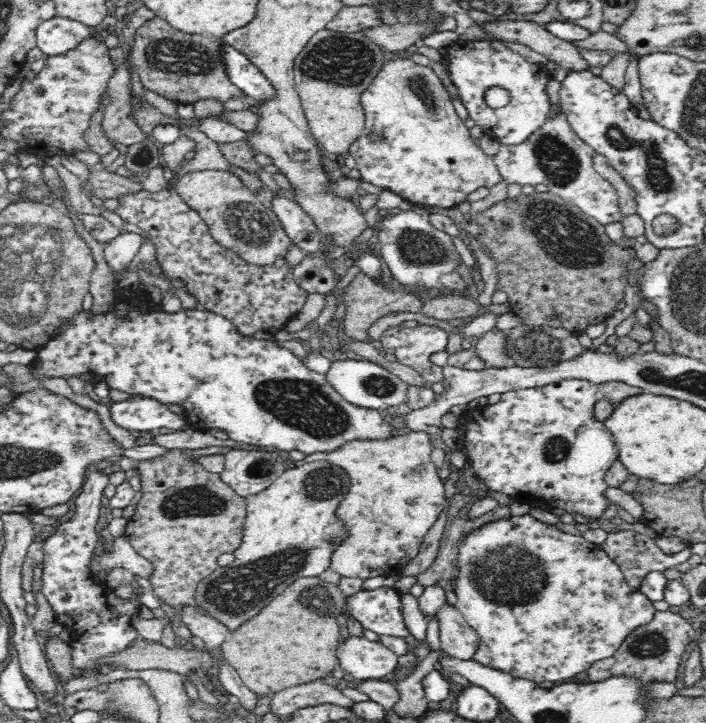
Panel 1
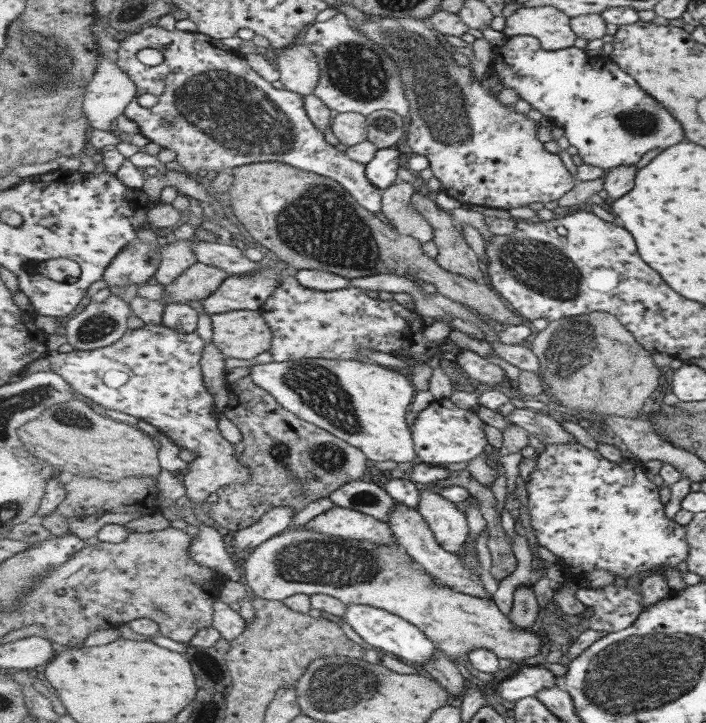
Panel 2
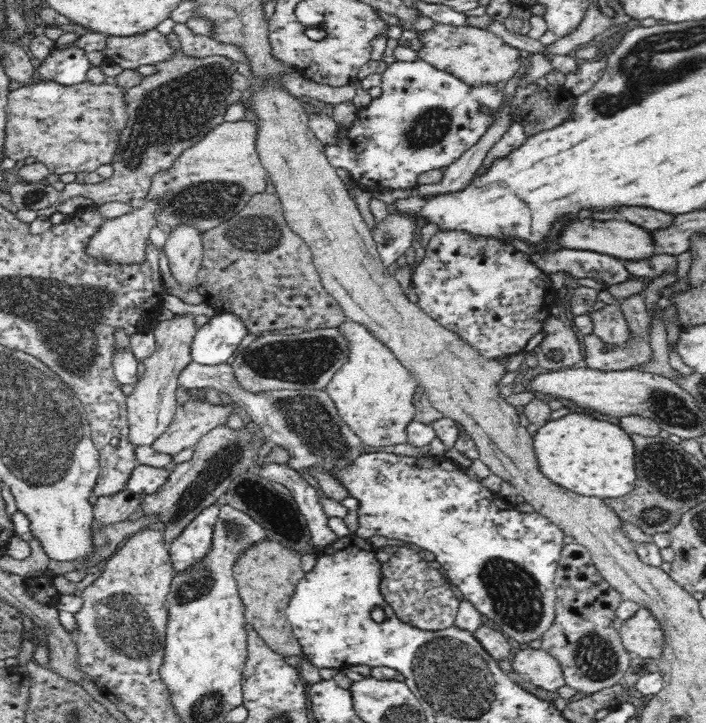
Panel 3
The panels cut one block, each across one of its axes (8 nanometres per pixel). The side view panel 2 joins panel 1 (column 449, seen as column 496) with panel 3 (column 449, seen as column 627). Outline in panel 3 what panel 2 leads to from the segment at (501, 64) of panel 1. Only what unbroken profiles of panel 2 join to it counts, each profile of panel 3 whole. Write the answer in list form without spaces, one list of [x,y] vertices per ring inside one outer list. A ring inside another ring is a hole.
[[[417,58],[415,61],[394,61],[387,65],[387,69],[381,74],[381,95],[371,100],[366,107],[358,108],[358,118],[349,129],[338,128],[337,143],[335,147],[328,145],[325,147],[325,153],[328,160],[336,169],[345,169],[350,175],[353,183],[357,186],[365,187],[370,192],[381,192],[386,189],[406,190],[418,186],[418,178],[424,172],[430,170],[439,170],[442,166],[450,166],[455,160],[458,160],[468,149],[471,149],[487,132],[490,125],[495,123],[499,117],[500,110],[503,109],[505,95],[502,90],[498,89],[494,84],[480,84],[480,86],[470,86],[463,80],[456,78],[455,74],[450,74],[447,70],[438,70],[432,63],[426,62],[424,59]]]

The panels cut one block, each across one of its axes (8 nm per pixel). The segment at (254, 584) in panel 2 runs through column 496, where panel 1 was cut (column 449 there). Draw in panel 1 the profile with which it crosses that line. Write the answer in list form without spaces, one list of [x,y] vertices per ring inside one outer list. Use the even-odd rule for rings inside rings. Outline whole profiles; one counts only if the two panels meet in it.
[[[445,602],[434,614],[438,620],[441,648],[461,660],[473,659],[478,651],[478,633],[468,624],[458,607]]]

